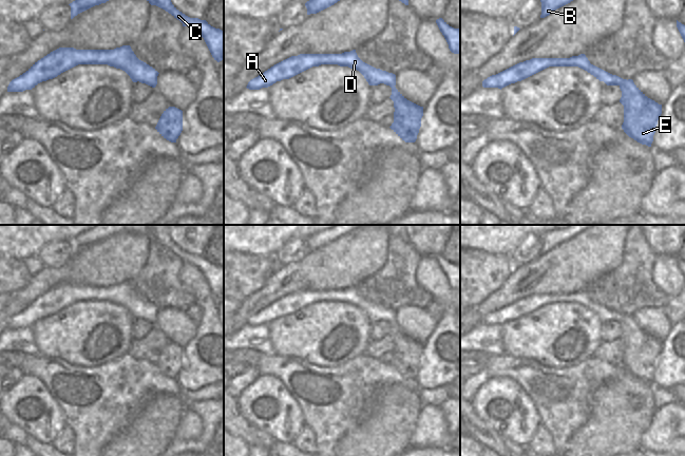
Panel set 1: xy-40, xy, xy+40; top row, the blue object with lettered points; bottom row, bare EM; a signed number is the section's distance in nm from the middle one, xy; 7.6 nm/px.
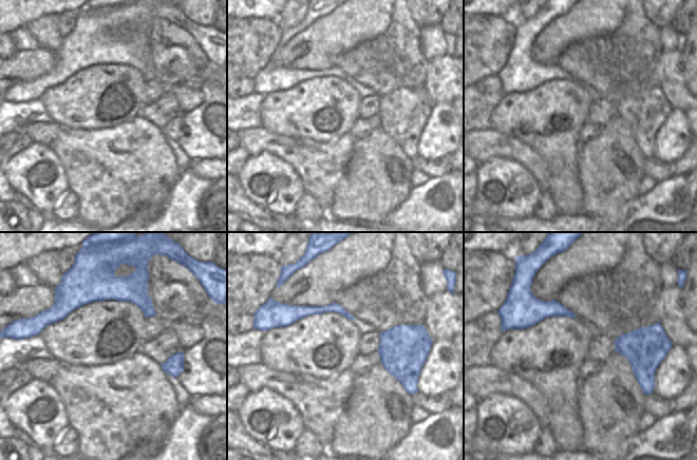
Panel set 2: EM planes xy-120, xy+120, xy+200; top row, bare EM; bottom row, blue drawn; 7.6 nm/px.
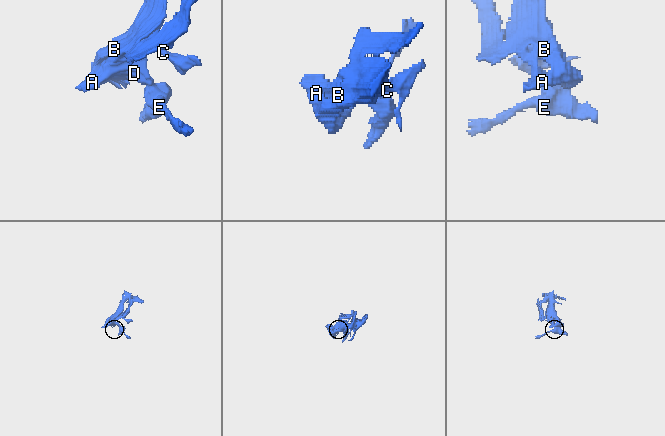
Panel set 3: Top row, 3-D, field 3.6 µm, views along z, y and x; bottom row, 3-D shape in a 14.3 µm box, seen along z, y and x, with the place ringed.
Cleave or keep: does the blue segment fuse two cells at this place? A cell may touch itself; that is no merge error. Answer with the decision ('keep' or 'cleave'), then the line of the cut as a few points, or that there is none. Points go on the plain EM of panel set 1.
cleave; cut in xy+40 along (627, 317), (620, 322)

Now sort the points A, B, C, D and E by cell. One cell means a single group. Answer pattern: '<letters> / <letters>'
A B C D / E

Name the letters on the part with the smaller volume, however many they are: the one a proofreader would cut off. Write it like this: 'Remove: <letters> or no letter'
Remove: E.

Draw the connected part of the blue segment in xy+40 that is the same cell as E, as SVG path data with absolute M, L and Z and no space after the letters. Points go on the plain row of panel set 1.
M628 316L620 322L624 342L624 368L638 379L651 383L658 357L662 350L662 341L648 335L633 319Z

